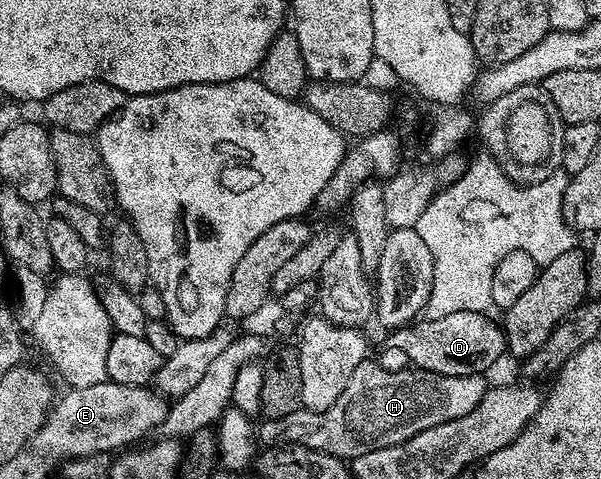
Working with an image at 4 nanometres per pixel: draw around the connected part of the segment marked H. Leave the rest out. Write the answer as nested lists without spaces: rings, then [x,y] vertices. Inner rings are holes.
[[[367,359],[352,371],[348,387],[340,391],[340,399],[322,413],[299,408],[287,417],[266,419],[256,429],[263,446],[275,442],[303,445],[334,457],[353,459],[380,447],[392,447],[436,427],[468,415],[484,399],[488,382],[482,375],[436,375],[413,367],[385,369],[373,359]],[[263,441],[263,442],[262,442]]]

